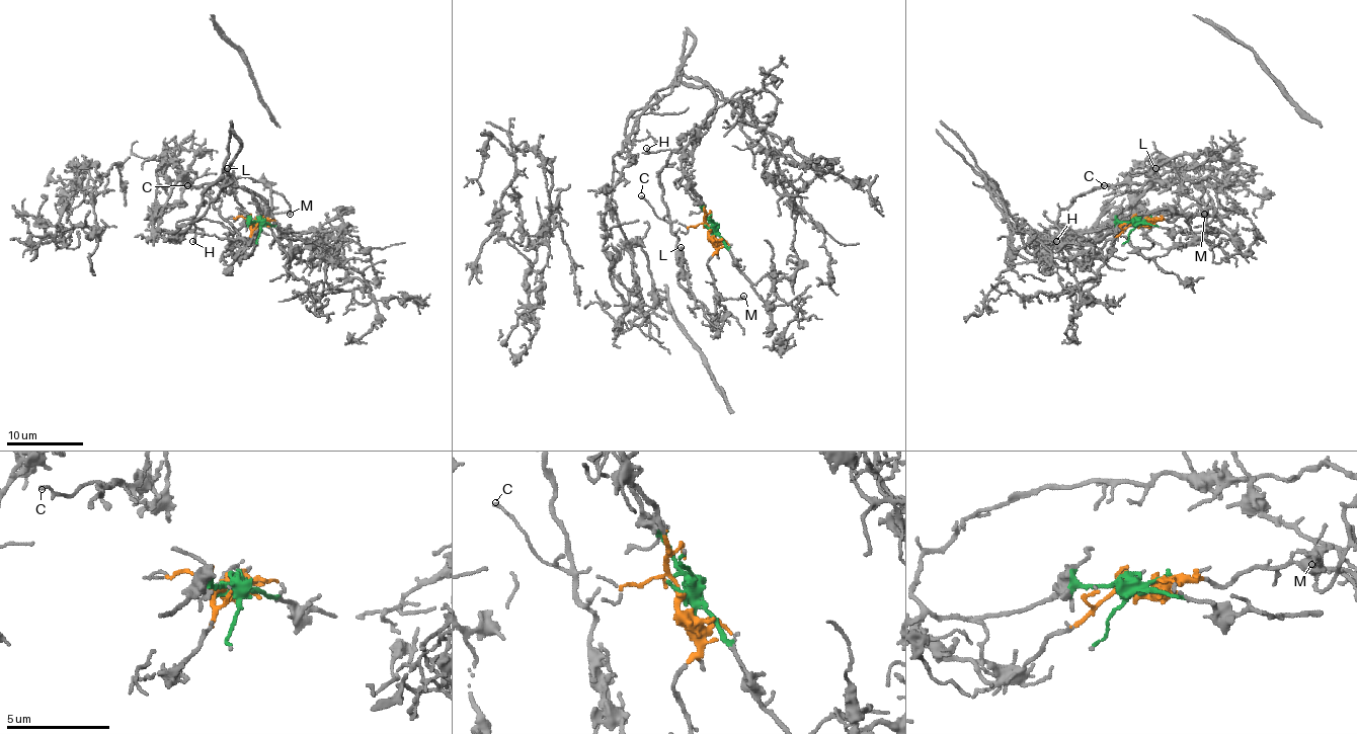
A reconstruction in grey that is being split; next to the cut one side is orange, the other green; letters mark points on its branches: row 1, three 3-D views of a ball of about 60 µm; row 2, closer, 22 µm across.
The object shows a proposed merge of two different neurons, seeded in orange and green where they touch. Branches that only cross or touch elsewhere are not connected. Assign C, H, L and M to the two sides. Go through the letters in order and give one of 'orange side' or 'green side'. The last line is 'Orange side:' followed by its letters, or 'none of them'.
C: green side
H: orange side
L: green side
M: orange side
Orange side: H, M

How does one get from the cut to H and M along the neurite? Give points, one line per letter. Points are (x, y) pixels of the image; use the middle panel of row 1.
H: (709, 230), (703, 200), (694, 191), (682, 168), (680, 153), (668, 149), (651, 153), (647, 147)
M: (709, 230), (714, 255), (707, 268), (713, 276), (713, 286), (728, 299), (739, 299), (743, 296)

